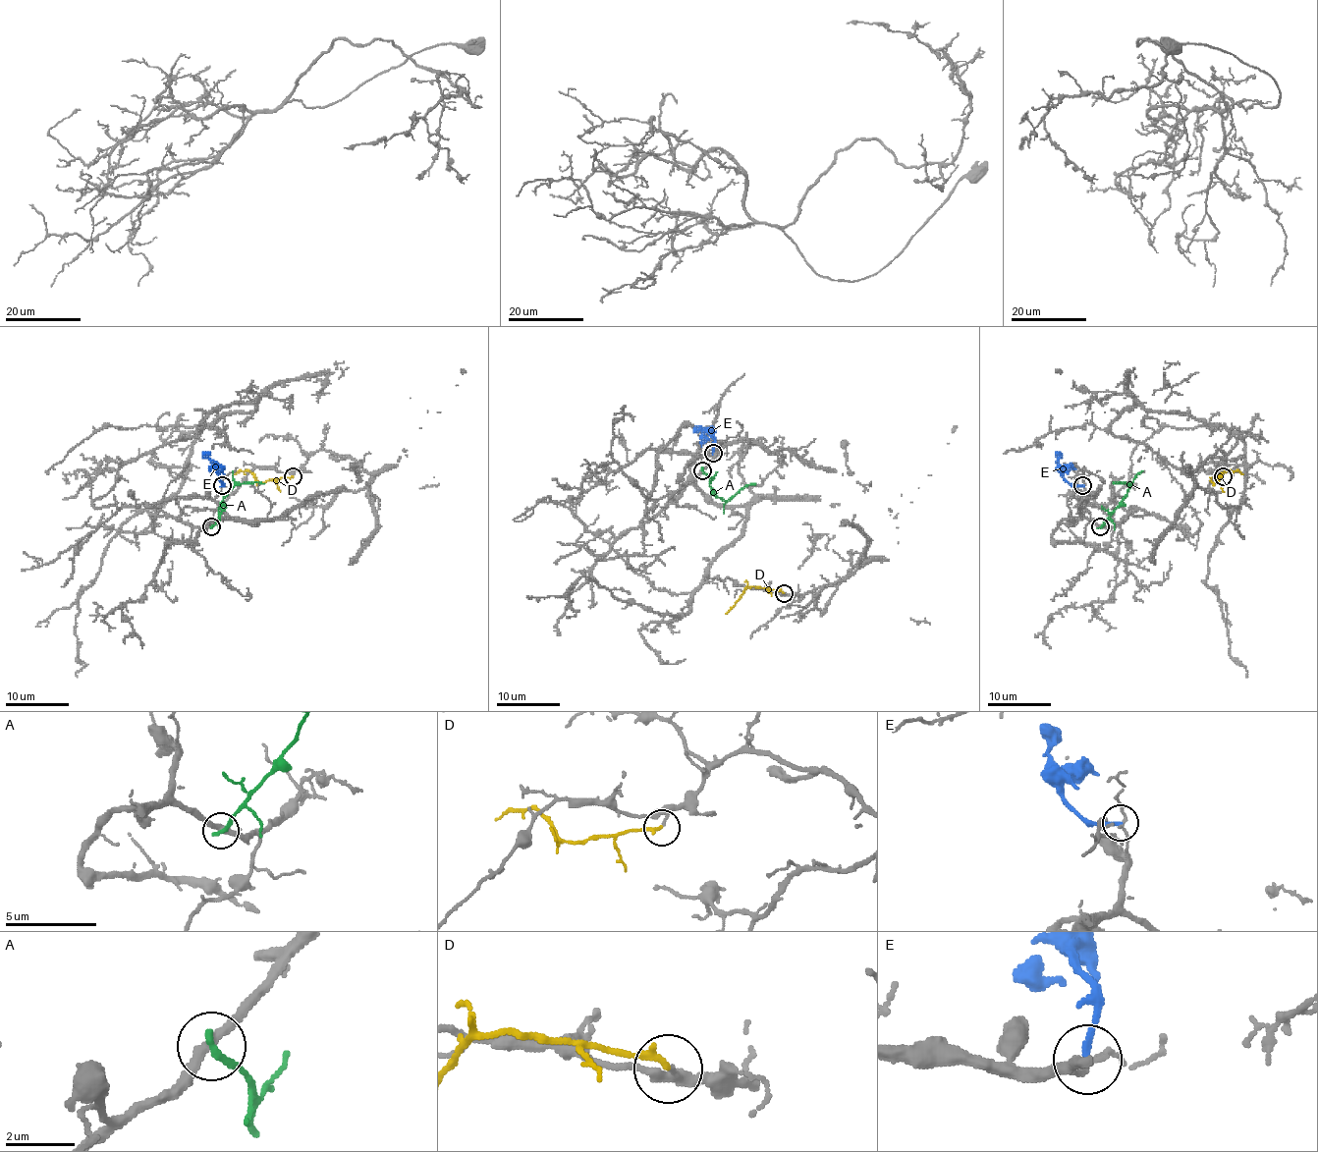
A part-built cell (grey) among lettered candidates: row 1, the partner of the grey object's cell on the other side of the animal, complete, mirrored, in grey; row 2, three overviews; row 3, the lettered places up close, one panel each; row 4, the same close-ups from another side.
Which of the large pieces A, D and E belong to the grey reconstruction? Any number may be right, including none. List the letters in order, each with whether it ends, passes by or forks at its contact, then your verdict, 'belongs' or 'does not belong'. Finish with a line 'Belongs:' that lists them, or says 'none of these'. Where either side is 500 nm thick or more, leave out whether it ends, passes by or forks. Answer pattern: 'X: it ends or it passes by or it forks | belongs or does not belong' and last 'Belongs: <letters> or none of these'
A: it ends | does not belong
D: it ends | belongs
E: it ends | does not belong
Belongs: D

